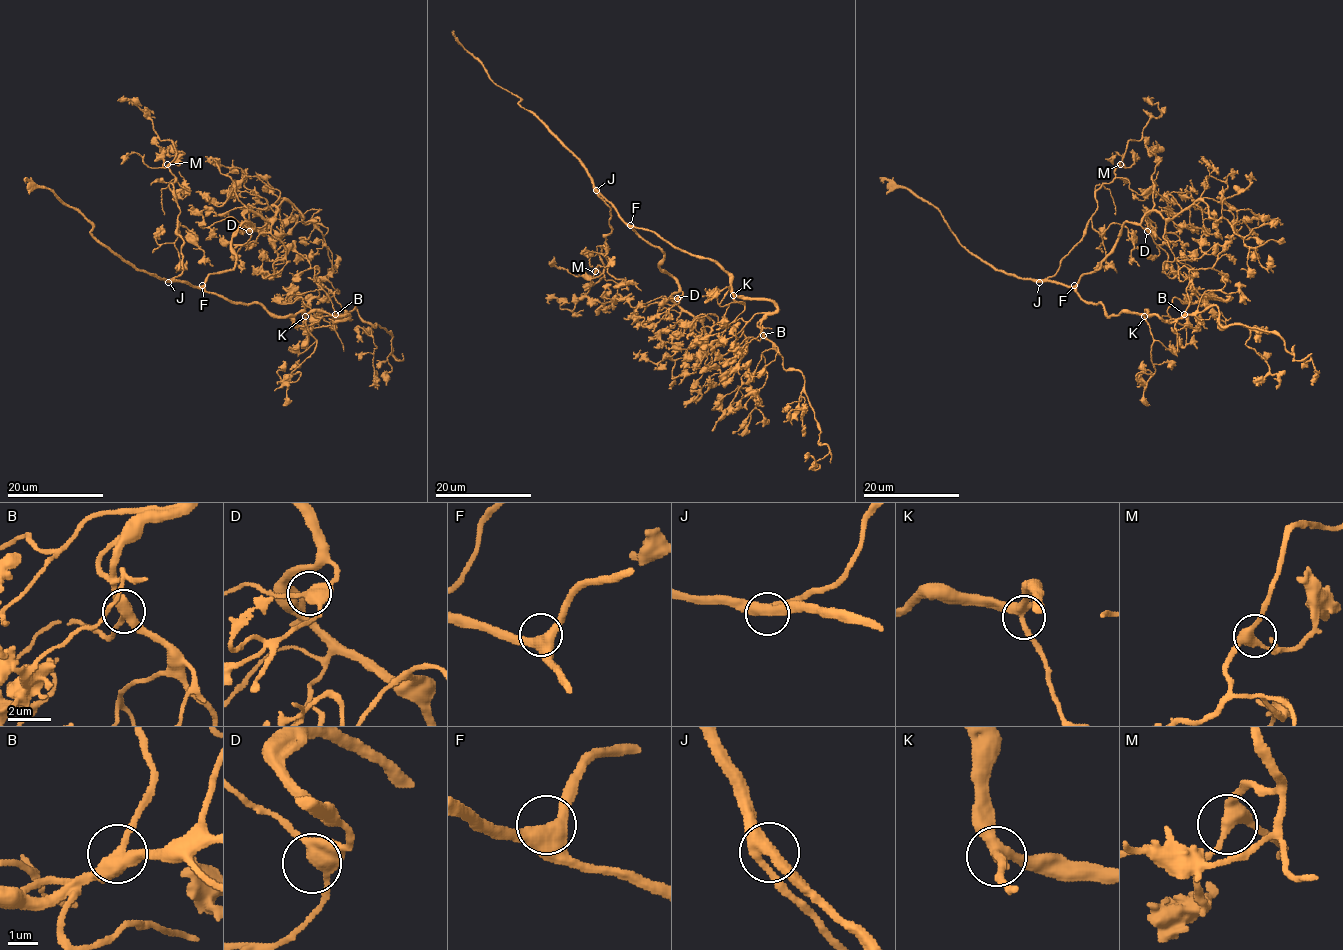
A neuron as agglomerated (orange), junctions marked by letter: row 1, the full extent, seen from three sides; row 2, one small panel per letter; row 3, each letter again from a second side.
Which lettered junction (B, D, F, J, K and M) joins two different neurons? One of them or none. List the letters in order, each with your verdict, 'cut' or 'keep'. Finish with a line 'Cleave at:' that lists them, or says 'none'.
B: keep
D: keep
F: keep
J: keep
K: keep
M: keep
Cleave at: none

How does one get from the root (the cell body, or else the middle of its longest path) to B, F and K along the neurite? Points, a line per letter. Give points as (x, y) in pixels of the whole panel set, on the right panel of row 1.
B: (1102, 306), (1108, 316), (1146, 310), (1148, 315), (1172, 321), (1184, 314)
F: (1102, 306), (1085, 301), (1074, 285)
K: (1102, 306), (1108, 316), (1117, 316), (1123, 312), (1144, 316)

